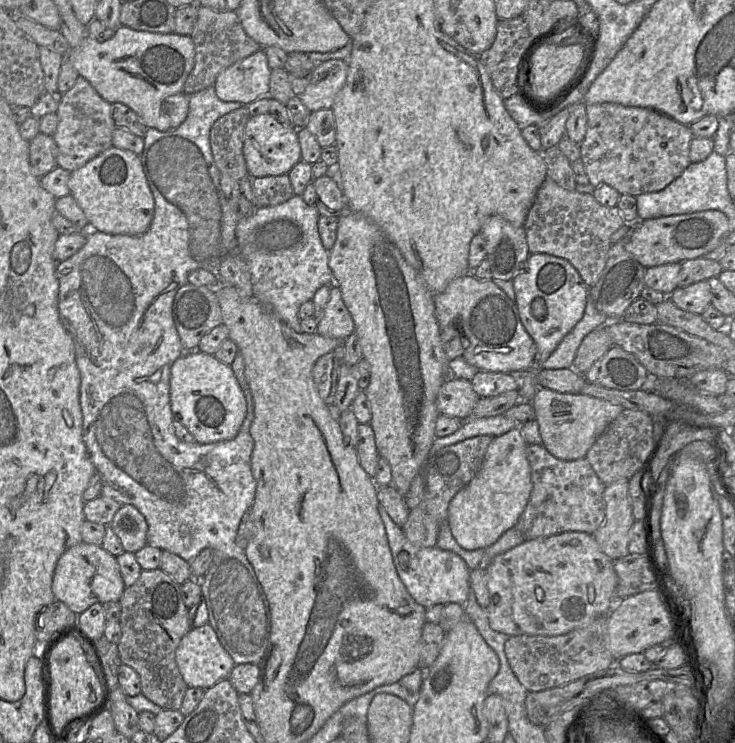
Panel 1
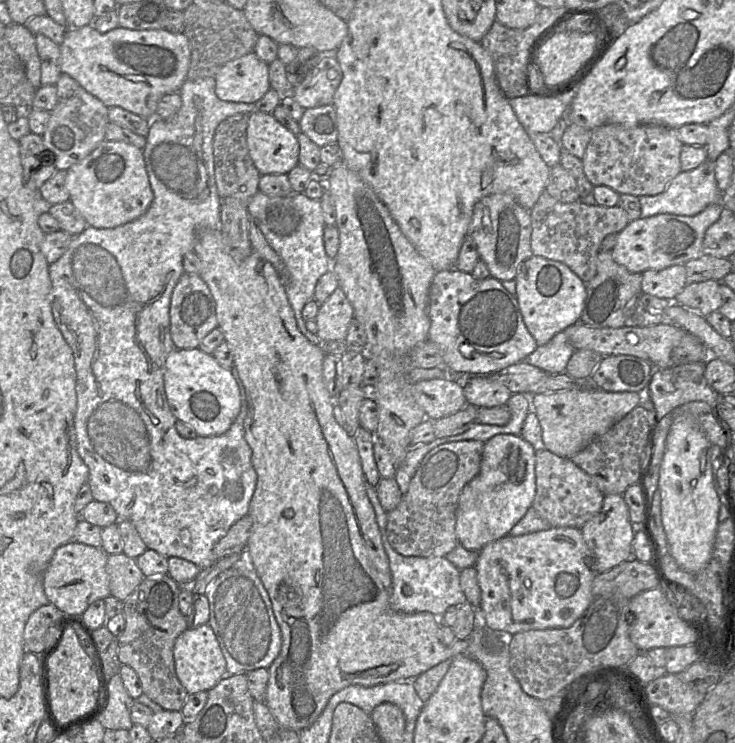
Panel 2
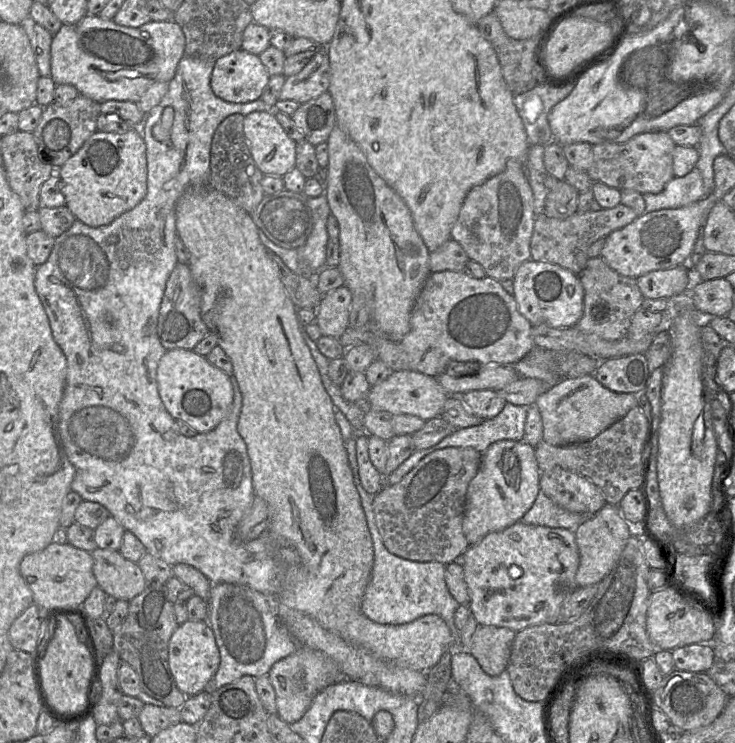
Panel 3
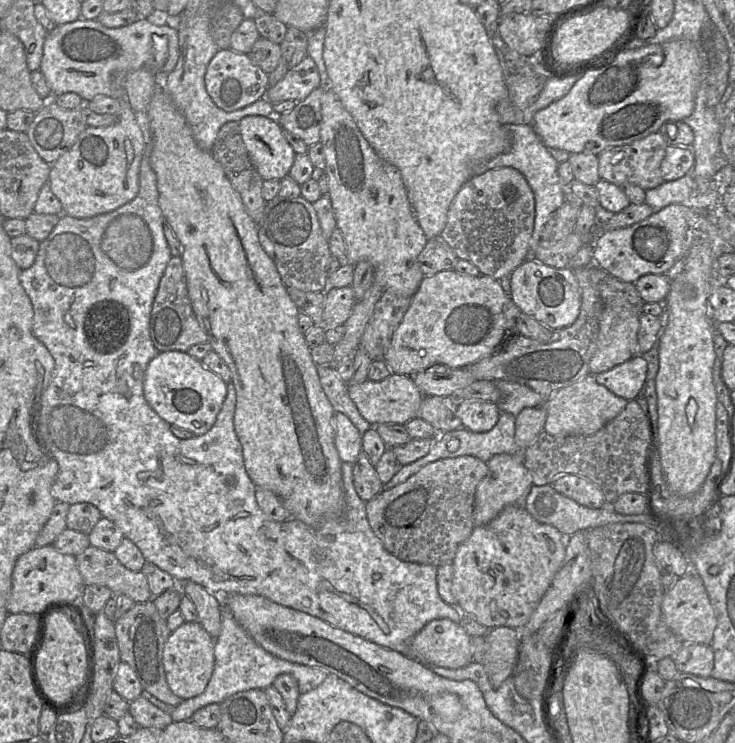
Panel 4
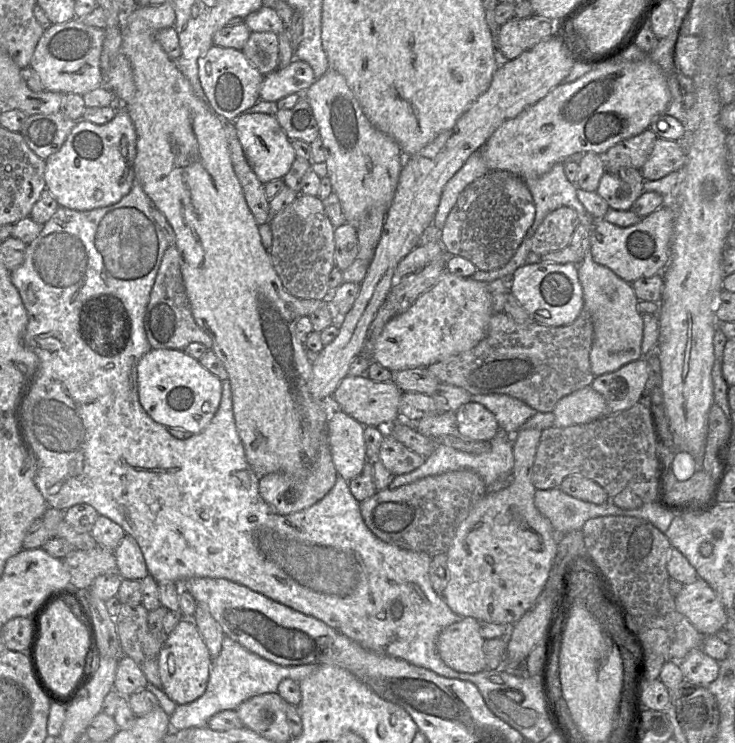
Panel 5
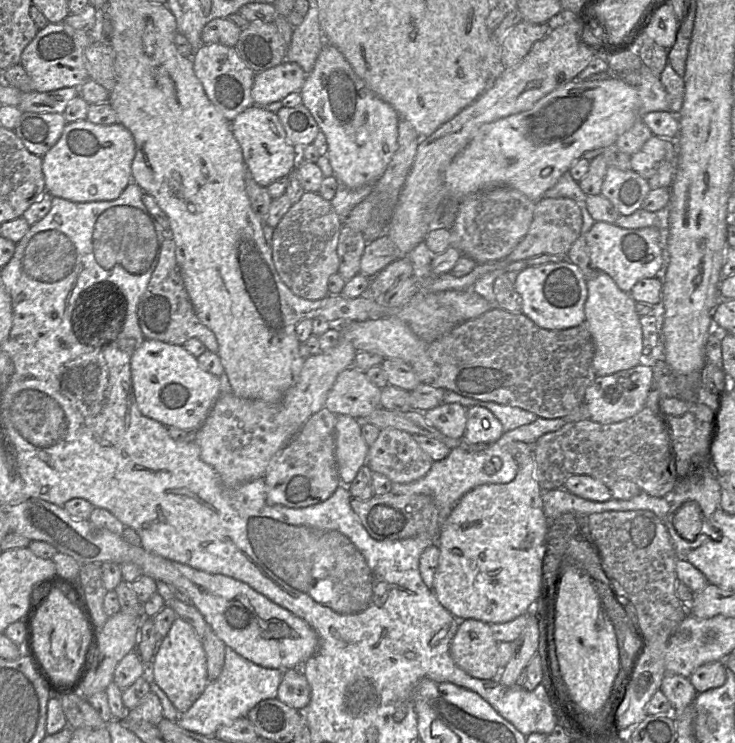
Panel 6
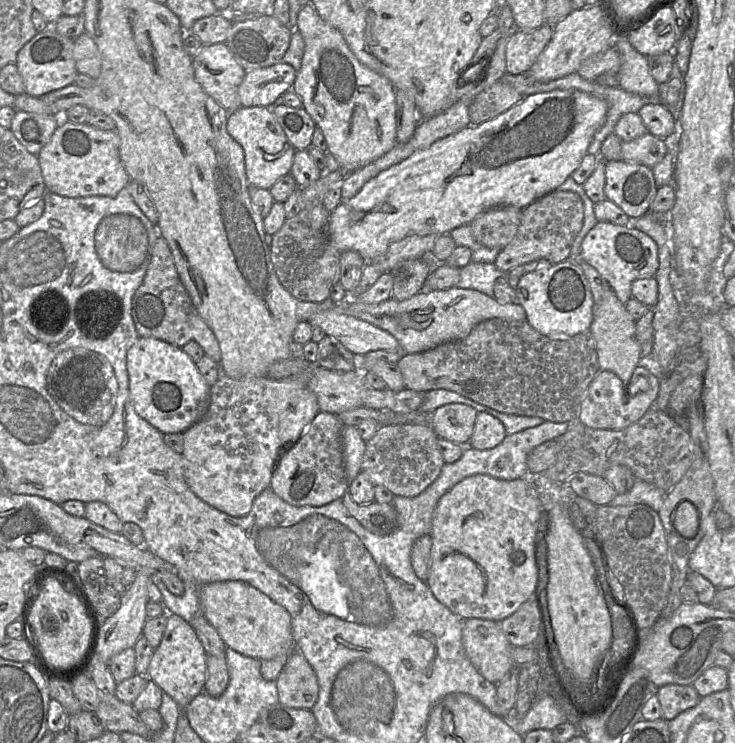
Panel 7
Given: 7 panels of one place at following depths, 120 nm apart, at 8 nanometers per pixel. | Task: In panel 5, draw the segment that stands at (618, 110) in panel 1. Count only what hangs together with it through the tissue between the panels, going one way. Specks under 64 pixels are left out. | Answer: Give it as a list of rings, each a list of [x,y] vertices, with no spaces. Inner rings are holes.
[[[651,129],[631,138],[623,140],[601,156],[606,172],[615,173],[622,167],[632,167],[640,170],[648,159],[657,136]]]

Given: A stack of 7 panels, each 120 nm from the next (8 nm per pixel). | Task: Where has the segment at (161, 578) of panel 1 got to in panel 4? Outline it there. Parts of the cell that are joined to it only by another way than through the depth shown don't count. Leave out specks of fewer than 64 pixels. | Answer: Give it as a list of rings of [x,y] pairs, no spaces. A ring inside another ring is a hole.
[[[153,600],[135,603],[130,610],[115,621],[115,632],[120,660],[132,668],[143,690],[171,707],[180,704],[183,700],[169,688],[163,666],[164,646],[171,631],[167,627],[166,619],[159,614]]]

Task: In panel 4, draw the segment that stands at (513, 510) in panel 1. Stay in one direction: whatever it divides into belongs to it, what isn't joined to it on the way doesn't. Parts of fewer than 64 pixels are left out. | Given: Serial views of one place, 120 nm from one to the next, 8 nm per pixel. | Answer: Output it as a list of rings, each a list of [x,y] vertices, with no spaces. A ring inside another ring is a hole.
[[[497,454],[486,463],[487,475],[479,482],[475,491],[473,523],[475,527],[492,521],[507,506],[522,505],[533,486],[532,477],[519,454]]]

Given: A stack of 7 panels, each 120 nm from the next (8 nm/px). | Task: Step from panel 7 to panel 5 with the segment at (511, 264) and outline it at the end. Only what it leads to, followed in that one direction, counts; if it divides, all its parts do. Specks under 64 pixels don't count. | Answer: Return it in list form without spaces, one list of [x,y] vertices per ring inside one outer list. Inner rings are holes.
[[[563,206],[553,210],[534,233],[531,252],[541,256],[570,246],[573,232],[579,223],[574,209]]]

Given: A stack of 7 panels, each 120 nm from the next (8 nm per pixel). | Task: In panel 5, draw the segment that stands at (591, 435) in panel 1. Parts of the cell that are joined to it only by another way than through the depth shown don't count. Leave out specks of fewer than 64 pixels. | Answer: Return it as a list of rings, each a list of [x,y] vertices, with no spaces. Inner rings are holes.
[[[587,386],[561,398],[554,407],[554,427],[584,424],[608,415],[604,397]]]

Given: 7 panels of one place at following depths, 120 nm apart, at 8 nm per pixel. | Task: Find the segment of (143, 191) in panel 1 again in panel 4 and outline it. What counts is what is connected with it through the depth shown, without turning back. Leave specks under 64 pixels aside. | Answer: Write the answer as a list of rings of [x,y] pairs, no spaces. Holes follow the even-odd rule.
[[[126,96],[118,100],[120,112],[117,123],[107,127],[88,126],[71,150],[51,165],[48,184],[62,204],[62,214],[80,219],[106,214],[132,201],[139,192],[140,166],[149,140],[149,128],[146,115],[134,113]]]

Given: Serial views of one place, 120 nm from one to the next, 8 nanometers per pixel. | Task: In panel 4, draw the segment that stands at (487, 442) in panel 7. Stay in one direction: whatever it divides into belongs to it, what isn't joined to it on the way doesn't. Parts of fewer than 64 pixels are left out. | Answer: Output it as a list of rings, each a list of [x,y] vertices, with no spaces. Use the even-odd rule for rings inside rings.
[[[465,400],[457,404],[457,415],[462,421],[462,427],[472,432],[482,433],[491,430],[500,413],[497,404],[483,400]]]

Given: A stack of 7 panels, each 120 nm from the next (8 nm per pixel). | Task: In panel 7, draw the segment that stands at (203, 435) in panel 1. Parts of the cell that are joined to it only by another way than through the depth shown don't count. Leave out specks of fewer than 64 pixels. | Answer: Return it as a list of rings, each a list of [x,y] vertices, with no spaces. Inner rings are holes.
[[[139,337],[127,351],[127,372],[136,413],[161,433],[183,433],[205,414],[211,386],[181,347],[154,337]]]

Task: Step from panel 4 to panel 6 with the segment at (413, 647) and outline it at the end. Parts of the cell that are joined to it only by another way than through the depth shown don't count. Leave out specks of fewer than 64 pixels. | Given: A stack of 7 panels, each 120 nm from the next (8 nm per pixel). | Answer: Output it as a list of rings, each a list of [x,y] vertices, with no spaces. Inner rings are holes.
[[[459,620],[456,634],[450,643],[450,656],[453,662],[468,675],[478,679],[497,678],[501,668],[497,663],[498,642],[494,639],[490,625],[479,620]]]

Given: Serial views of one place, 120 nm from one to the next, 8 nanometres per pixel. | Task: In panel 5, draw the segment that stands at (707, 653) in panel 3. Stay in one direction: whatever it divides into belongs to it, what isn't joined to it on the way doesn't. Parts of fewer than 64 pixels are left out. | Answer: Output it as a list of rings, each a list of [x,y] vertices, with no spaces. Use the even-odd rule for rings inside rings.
[[[701,648],[692,649],[678,664],[684,678],[706,688],[716,680],[719,672],[719,662],[705,654]]]

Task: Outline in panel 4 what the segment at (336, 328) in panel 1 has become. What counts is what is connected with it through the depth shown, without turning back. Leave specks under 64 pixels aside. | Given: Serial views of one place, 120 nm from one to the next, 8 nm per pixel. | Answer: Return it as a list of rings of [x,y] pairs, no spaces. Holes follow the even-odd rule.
[[[351,286],[333,288],[325,295],[323,327],[333,328],[343,325],[349,318],[356,303]]]

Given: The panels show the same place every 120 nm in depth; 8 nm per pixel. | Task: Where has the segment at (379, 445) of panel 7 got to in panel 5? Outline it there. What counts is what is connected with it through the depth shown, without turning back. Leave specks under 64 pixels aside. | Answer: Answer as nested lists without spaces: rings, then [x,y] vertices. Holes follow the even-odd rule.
[[[385,432],[379,451],[379,460],[386,469],[397,476],[417,469],[426,458],[410,450],[391,434]]]

